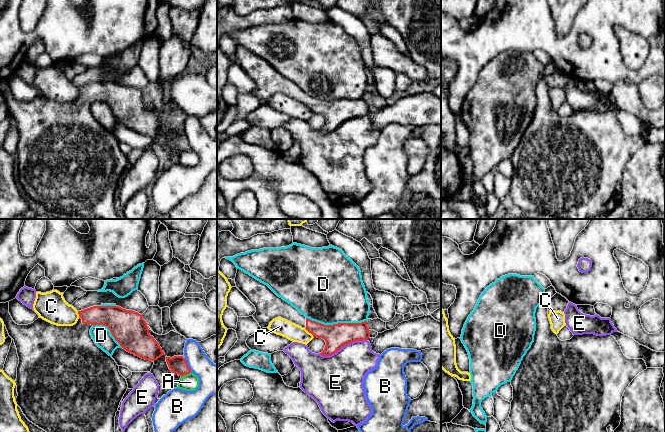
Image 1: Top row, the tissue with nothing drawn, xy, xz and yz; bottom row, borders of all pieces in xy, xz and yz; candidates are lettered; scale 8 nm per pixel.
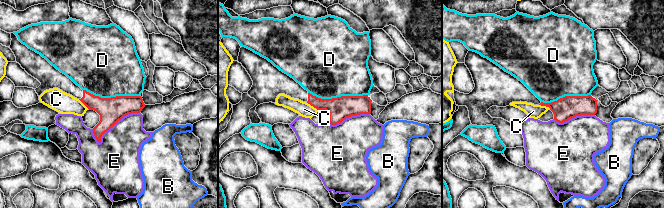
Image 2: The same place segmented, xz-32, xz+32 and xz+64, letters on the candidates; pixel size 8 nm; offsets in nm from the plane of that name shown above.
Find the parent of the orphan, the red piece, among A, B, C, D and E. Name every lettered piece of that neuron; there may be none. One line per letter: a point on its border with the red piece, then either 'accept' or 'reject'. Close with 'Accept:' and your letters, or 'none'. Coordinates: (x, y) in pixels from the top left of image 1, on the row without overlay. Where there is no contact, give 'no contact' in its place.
A: xy (186, 150) | reject
B: xy (187, 141) | reject
C: xz (309, 108) | reject
D: xz (336, 100) | reject
E: xz (343, 121) | reject
Accept: none

